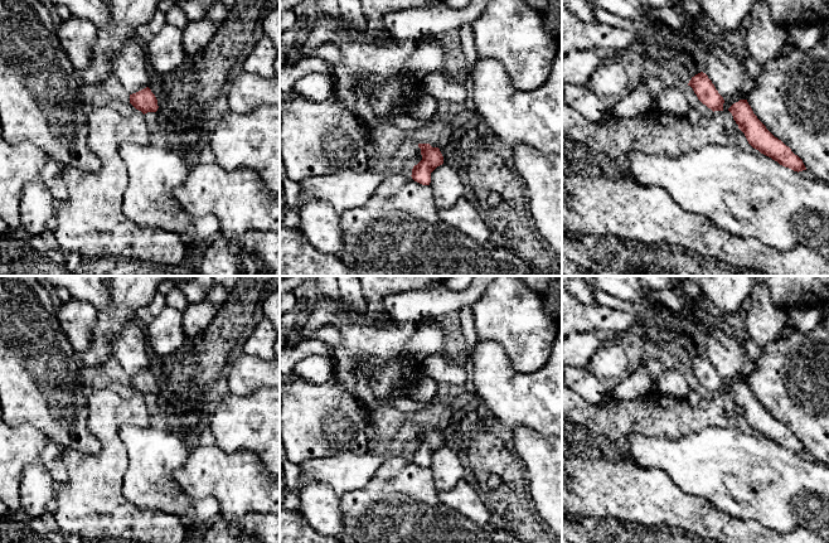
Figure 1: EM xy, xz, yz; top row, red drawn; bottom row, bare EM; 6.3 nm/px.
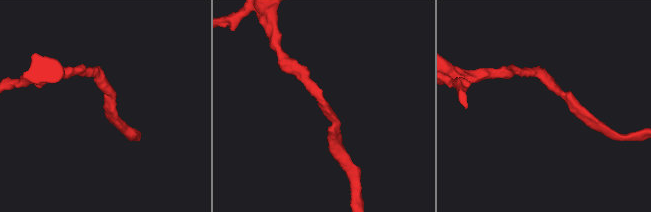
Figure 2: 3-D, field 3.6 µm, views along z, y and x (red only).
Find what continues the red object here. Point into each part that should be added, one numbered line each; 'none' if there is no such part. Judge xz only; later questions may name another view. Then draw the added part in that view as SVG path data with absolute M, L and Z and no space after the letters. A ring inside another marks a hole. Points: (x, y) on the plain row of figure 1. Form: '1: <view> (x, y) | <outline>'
none

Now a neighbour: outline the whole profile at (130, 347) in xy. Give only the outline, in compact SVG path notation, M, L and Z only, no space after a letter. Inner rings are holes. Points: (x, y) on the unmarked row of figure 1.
M136 321L129 323L123 329L110 338L113 358L130 375L149 369L149 343L146 333Z

